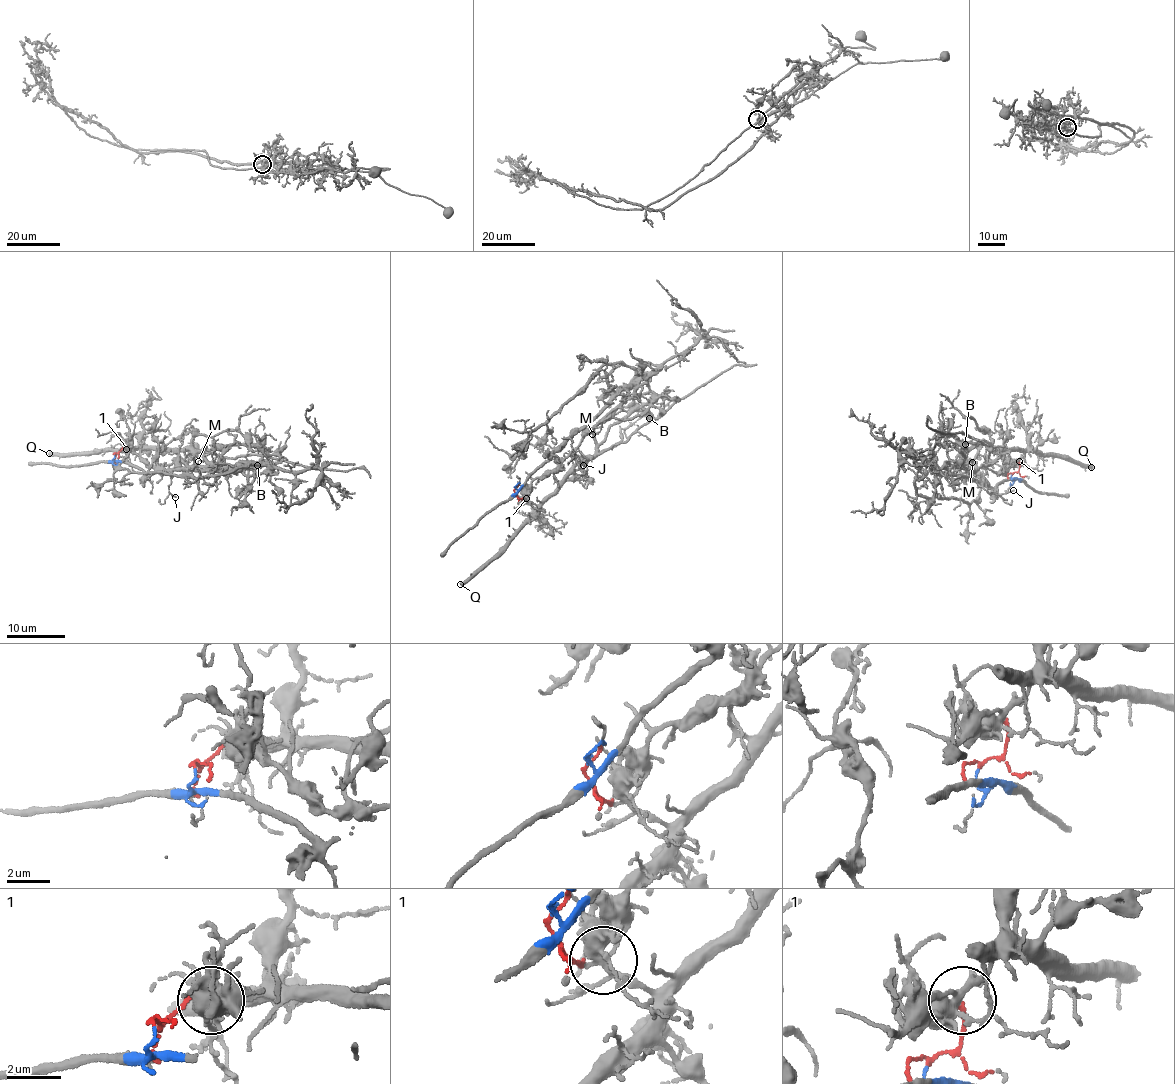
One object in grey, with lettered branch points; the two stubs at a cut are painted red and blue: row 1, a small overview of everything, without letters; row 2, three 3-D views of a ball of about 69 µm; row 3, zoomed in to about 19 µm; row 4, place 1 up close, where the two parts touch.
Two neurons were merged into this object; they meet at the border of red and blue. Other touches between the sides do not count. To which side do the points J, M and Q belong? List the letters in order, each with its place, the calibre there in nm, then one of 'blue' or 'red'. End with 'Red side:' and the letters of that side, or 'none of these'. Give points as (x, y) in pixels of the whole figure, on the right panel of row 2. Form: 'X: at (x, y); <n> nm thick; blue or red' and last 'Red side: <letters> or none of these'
J: at (1013, 490); 120 nm thick; blue
M: at (972, 462); 110 nm thick; blue
Q: at (1091, 467); 440 nm thick; red
Red side: Q

